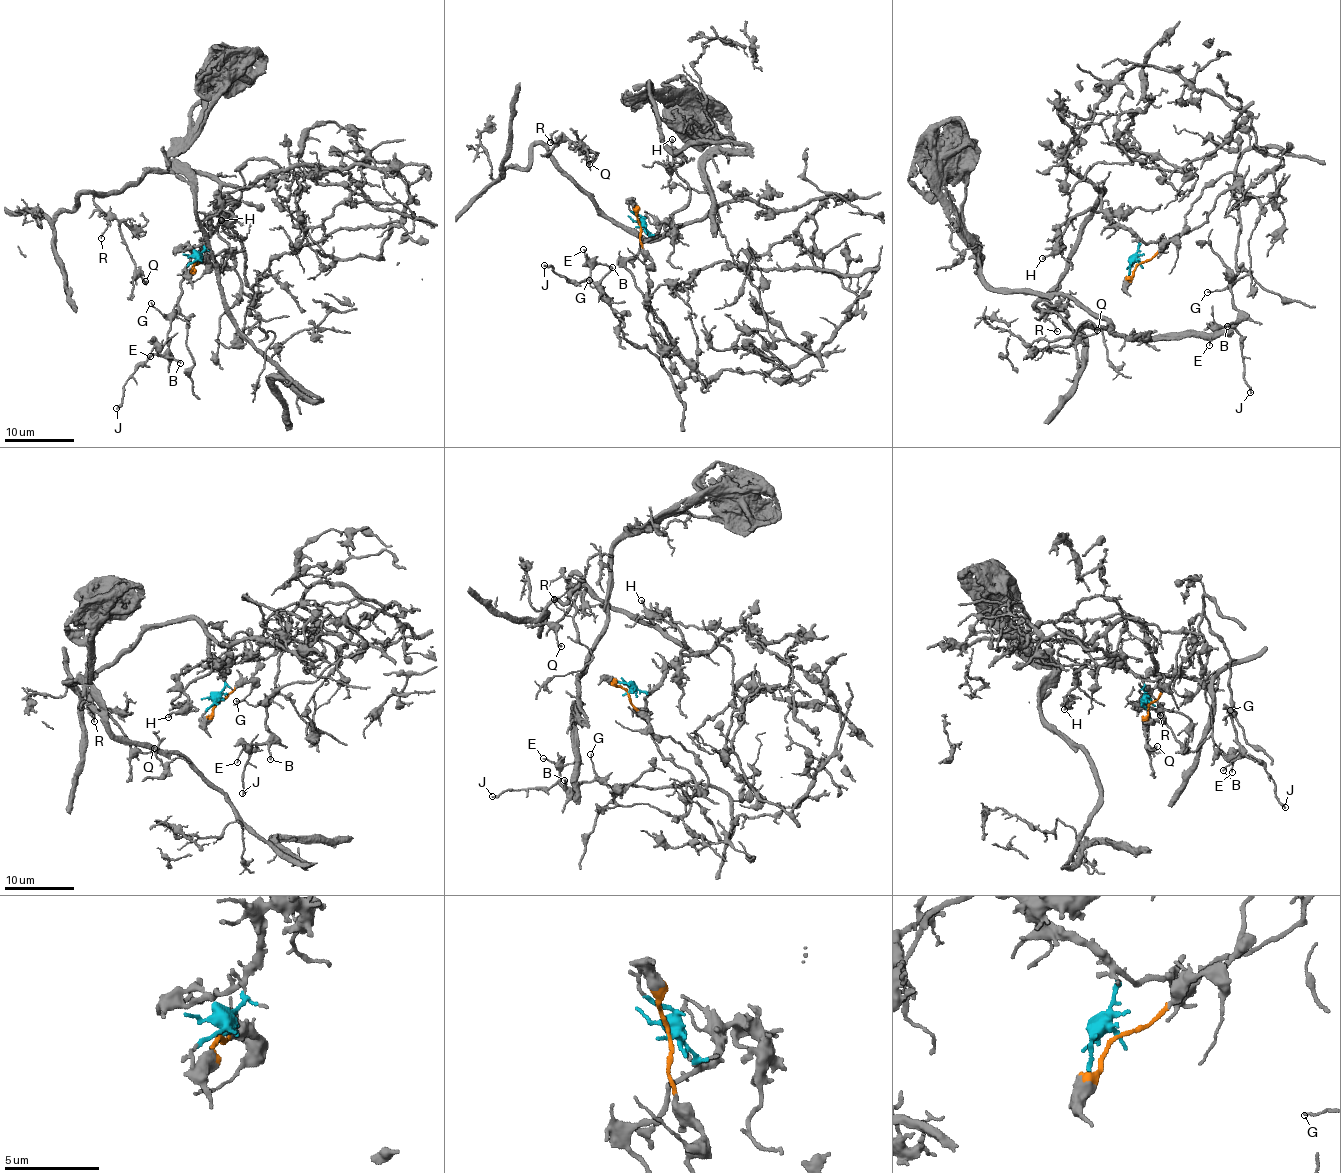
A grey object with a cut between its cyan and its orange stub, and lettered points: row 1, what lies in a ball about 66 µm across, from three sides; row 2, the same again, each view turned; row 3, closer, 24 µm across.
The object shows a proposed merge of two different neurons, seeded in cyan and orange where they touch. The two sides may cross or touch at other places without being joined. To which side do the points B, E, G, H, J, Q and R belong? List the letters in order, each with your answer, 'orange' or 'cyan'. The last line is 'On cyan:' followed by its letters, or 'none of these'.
B: orange
E: orange
G: orange
H: cyan
J: orange
Q: cyan
R: cyan
On cyan: H, Q, R

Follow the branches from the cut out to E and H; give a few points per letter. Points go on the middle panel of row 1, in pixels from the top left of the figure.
E: (640, 226), (641, 248), (652, 264), (648, 321), (660, 355), (623, 337), (601, 287), (591, 279), (583, 249)
H: (640, 226), (649, 236), (656, 232), (657, 223), (682, 210), (690, 195), (674, 169), (682, 161), (672, 139)

